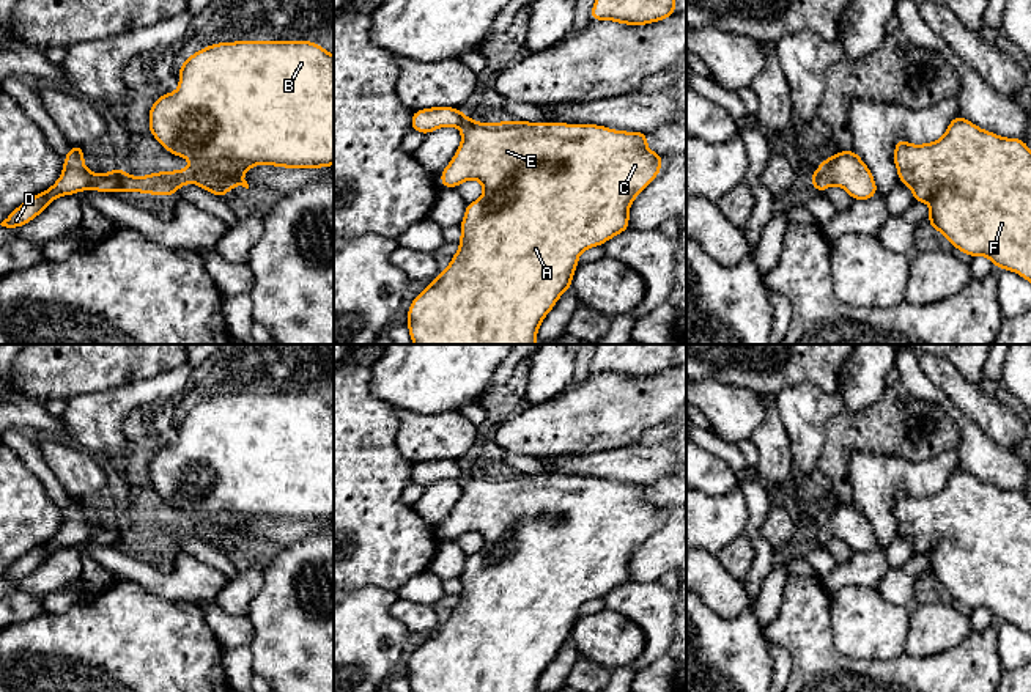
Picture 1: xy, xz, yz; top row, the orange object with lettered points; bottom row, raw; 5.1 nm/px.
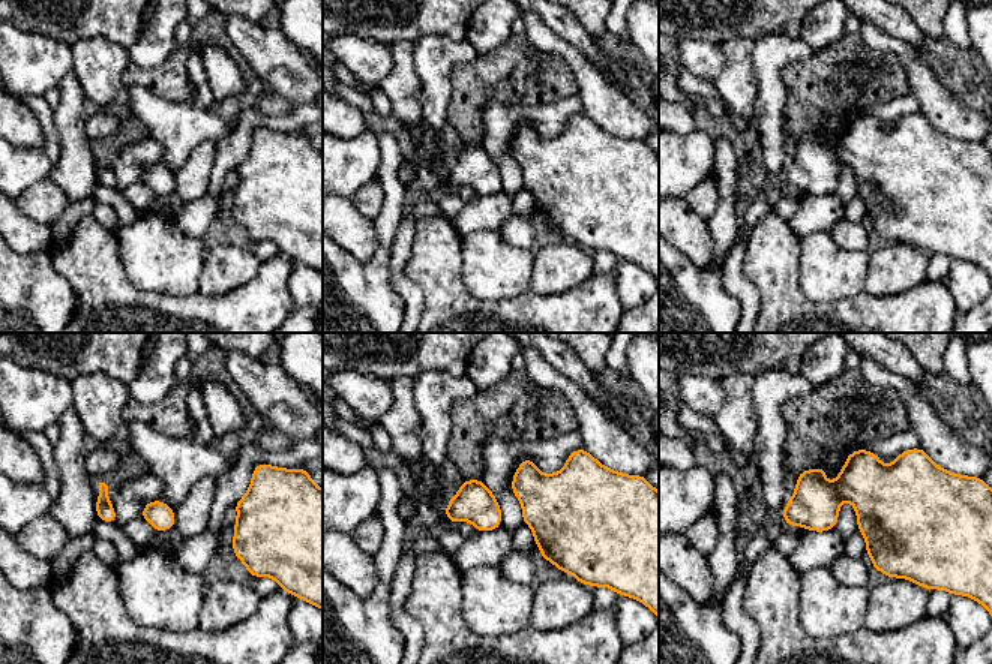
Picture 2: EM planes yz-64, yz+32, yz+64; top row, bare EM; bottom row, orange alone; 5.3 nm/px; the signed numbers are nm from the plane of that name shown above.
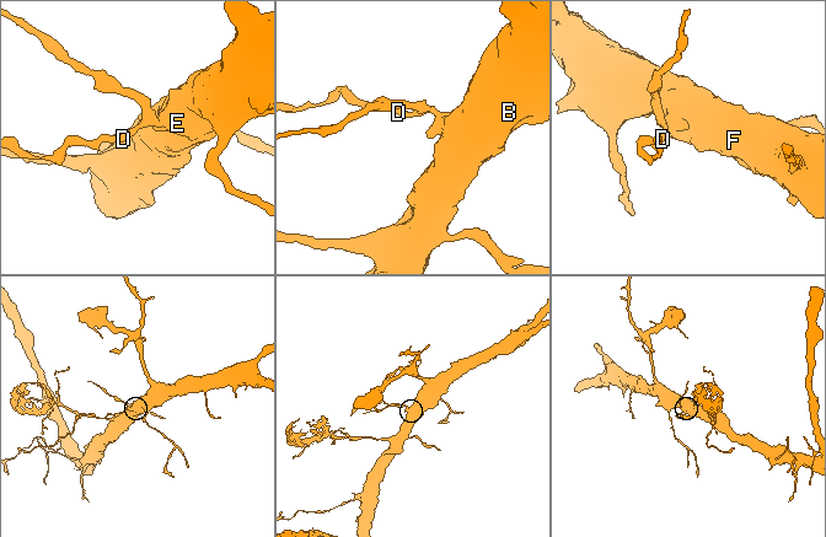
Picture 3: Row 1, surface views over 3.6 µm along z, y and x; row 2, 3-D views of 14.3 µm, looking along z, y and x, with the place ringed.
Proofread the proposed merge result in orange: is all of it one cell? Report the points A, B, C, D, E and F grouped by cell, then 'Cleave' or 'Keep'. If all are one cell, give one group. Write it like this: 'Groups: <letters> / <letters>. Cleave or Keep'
Groups: A B C D E F. Keep

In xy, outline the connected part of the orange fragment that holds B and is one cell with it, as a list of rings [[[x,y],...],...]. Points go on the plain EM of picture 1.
[[[304,392],[216,395],[192,406],[178,421],[178,429],[179,440],[175,445],[164,445],[150,459],[148,484],[170,506],[190,511],[190,521],[129,528],[113,517],[110,525],[98,527],[83,517],[83,499],[69,499],[58,533],[17,558],[0,577],[20,580],[39,568],[57,549],[74,547],[80,543],[165,546],[175,552],[175,544],[181,538],[194,535],[220,550],[236,536],[249,541],[242,525],[253,517],[268,516],[285,521],[334,517],[334,407],[320,396]]]

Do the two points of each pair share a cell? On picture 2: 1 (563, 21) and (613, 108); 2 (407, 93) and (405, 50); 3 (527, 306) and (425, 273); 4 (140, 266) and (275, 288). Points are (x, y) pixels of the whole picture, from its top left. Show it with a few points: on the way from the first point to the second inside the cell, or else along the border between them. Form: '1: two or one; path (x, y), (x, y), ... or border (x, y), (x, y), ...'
1: two; border (554, 33), (572, 44), (608, 78)
2: one; path (404, 83), (404, 60)
3: one; path (502, 309), (459, 306), (450, 297)
4: two; border (198, 291), (189, 296), (164, 294)

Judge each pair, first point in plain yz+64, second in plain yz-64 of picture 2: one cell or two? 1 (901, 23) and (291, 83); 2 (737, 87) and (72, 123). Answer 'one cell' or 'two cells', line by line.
1: one cell
2: one cell

